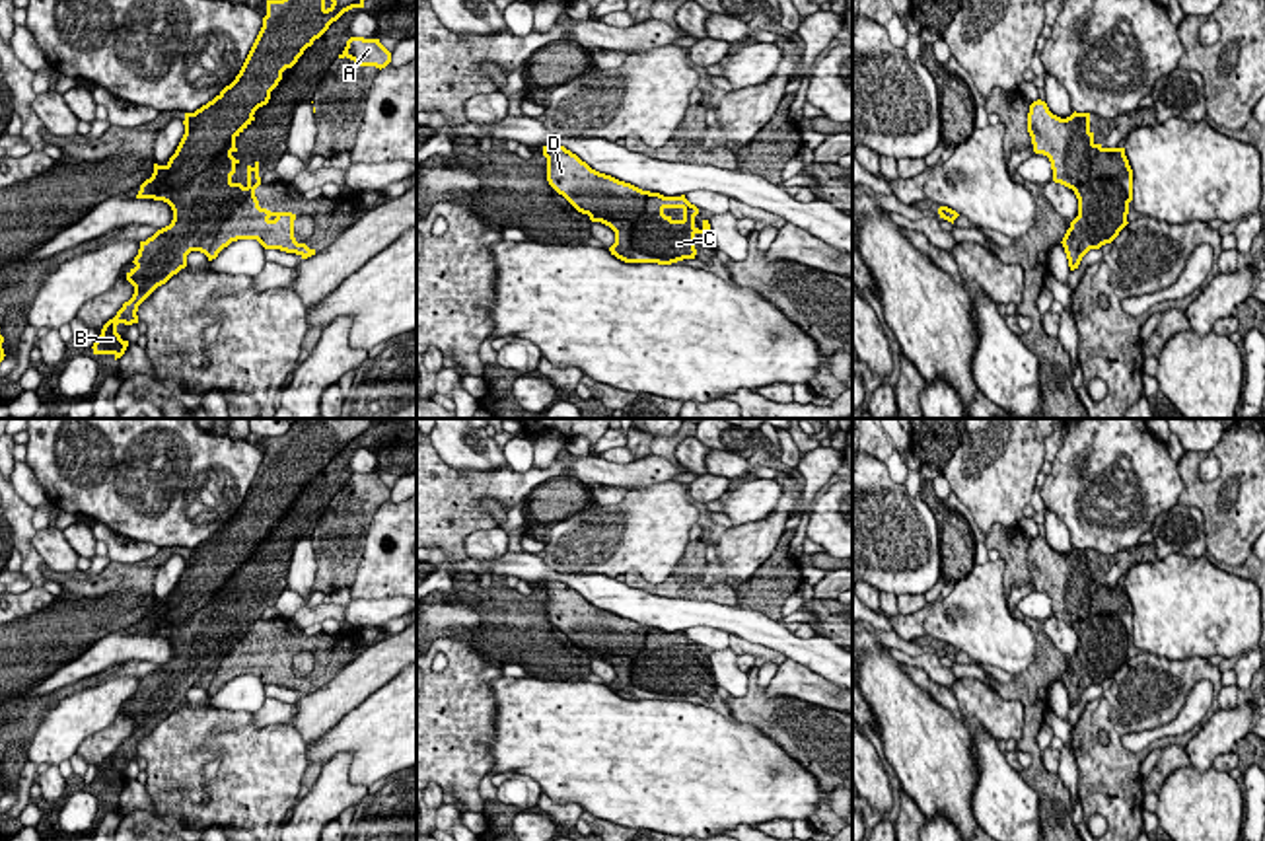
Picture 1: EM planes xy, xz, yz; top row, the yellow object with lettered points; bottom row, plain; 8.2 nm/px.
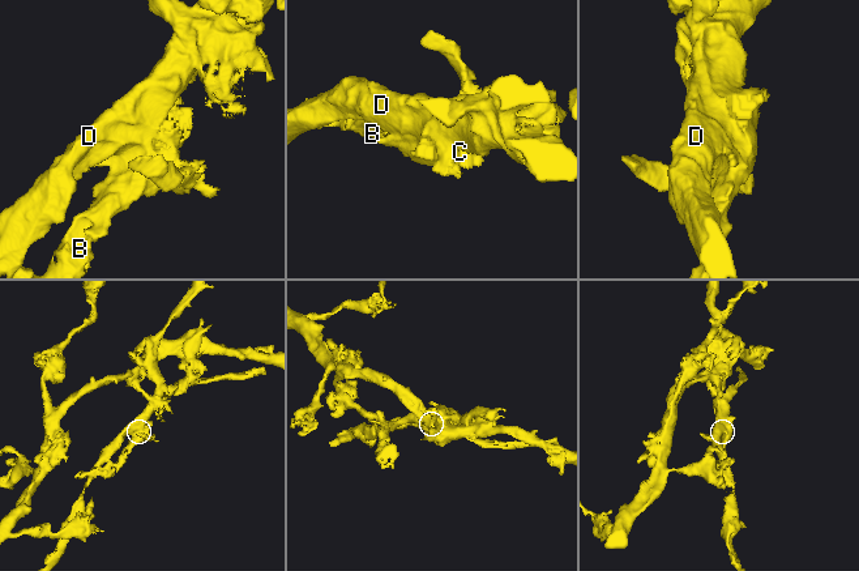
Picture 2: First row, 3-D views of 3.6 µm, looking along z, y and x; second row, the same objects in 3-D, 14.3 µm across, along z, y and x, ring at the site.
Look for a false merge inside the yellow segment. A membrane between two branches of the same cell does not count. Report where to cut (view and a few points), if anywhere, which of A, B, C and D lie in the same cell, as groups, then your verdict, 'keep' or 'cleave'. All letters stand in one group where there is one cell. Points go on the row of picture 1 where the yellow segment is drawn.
cut xy (252, 115), (203, 166), (185, 178), (174, 178), (160, 199); groups A B C / D; cleave

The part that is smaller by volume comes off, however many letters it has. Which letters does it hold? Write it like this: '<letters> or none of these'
D

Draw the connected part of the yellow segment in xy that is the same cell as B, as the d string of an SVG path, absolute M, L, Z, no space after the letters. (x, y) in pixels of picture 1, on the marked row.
M251 117L204 167L195 167L187 179L177 179L162 189L162 201L173 210L169 226L158 230L146 241L140 241L134 269L126 280L134 294L113 319L109 319L99 339L93 343L93 354L113 354L121 358L128 347L117 333L117 325L138 323L138 306L173 274L187 267L187 255L200 251L208 261L237 239L257 239L265 249L296 253L302 259L315 255L306 243L294 238L292 212L271 212L259 206L255 189L261 185L259 162L247 165L247 185L234 183L237 152L235 138L255 121Z

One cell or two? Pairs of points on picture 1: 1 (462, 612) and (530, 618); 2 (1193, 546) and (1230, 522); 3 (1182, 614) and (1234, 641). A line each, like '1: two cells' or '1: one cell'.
1: one cell
2: two cells
3: one cell

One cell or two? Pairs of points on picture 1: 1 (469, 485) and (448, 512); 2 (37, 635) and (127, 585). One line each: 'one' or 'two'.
1: one
2: one

